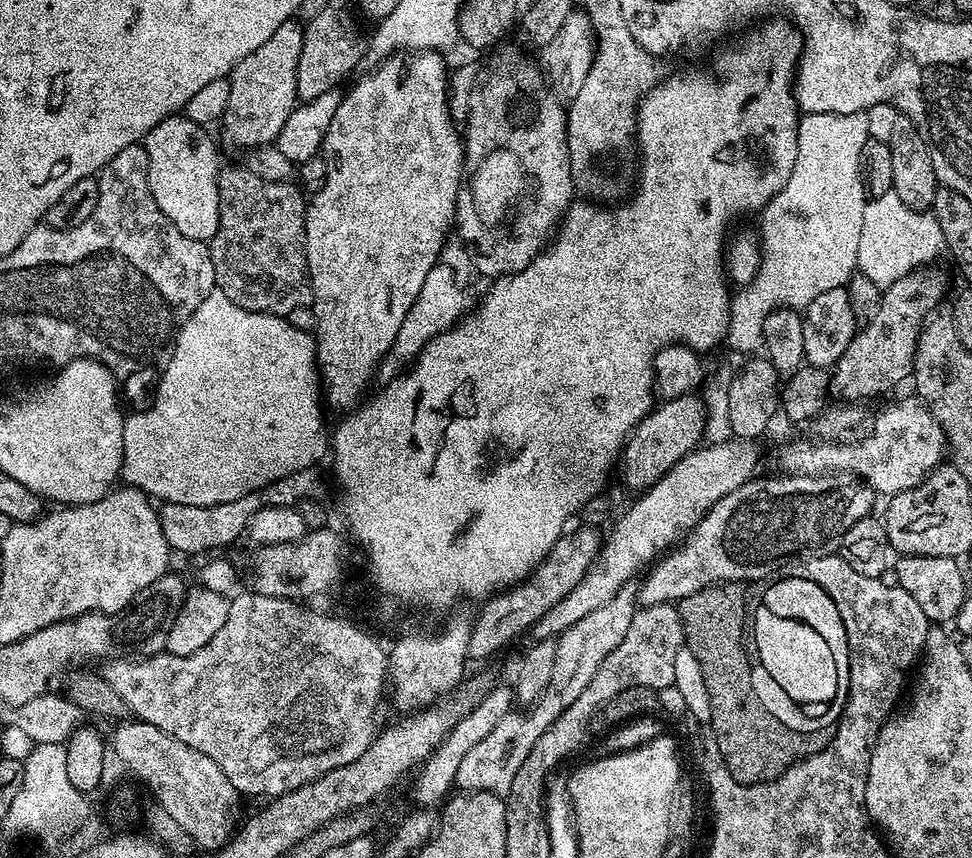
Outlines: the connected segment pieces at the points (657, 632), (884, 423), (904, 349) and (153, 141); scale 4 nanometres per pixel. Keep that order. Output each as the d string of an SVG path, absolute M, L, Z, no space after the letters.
M675 603L641 607L632 615L630 630L626 630L622 642L618 642L618 646L614 646L614 650L606 654L602 666L598 666L598 674L590 678L590 686L586 686L586 690L582 690L582 694L578 694L578 698L574 698L574 702L570 702L570 706L562 710L562 714L548 727L546 734L542 734L542 738L534 742L534 750L530 750L526 762L522 762L518 774L514 774L513 784L524 784L524 780L532 776L532 784L536 784L536 796L532 796L532 800L536 800L536 804L544 804L544 791L550 777L557 771L555 768L571 752L576 752L583 746L584 739L590 736L590 725L602 705L610 702L614 694L630 690L630 686L659 690L675 685L674 664L678 662L678 650L682 647L685 647L684 627L680 621L680 609Z
M910 396L910 398L904 398L898 402L894 402L890 407L884 409L874 420L872 430L865 436L865 438L860 438L858 440L852 440L844 444L836 442L824 442L828 444L808 444L806 442L800 442L798 444L790 445L782 454L784 460L783 468L787 473L795 475L820 475L823 472L846 472L850 471L858 476L863 476L864 480L867 481L871 487L877 492L884 492L886 496L893 496L901 492L904 489L913 488L916 484L920 483L931 471L933 471L943 460L941 460L943 454L945 457L946 449L948 446L947 440L944 436L944 431L938 426L937 420L930 414L926 404L922 403L917 397Z
M915 270L904 276L901 280L883 289L880 304L876 312L871 316L871 320L857 331L855 338L846 346L842 358L831 369L830 392L834 397L845 396L845 401L856 402L859 396L872 396L875 392L880 392L883 388L891 386L895 380L900 380L904 375L909 375L916 358L916 343L920 340L920 330L924 326L924 321L937 311L940 299L944 296L944 284L932 272L928 270Z
M173 114L167 116L165 120L160 120L145 135L142 141L144 147L143 155L148 161L148 185L152 191L154 202L170 218L170 222L186 238L194 238L205 242L211 241L218 230L219 212L219 188L217 169L221 163L220 156L216 153L216 144L208 137L209 129L202 124L195 124L183 114Z

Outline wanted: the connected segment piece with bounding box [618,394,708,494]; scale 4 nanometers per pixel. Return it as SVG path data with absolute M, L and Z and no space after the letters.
M699 395L679 396L663 401L659 406L661 408L656 408L653 412L651 409L632 429L618 461L621 482L626 487L633 488L636 494L650 489L685 455L700 448L705 439L708 412L705 401Z

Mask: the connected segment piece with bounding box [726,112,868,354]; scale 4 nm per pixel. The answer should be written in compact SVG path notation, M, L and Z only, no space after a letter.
M810 112L801 119L800 129L798 130L798 154L794 162L794 170L790 174L790 178L786 182L786 186L782 186L782 190L775 196L768 207L763 209L764 216L764 244L762 240L762 259L760 262L760 270L756 273L755 280L747 285L745 296L735 297L734 303L730 308L730 319L728 322L728 335L726 337L727 347L732 347L736 352L752 352L748 354L756 354L765 347L765 334L763 324L771 312L776 309L795 309L803 310L807 308L810 302L814 302L814 298L818 298L818 294L826 294L826 290L834 290L843 287L851 281L854 273L857 271L859 262L859 238L862 233L863 210L866 203L866 189L864 181L860 178L860 155L862 154L862 146L866 146L868 141L868 131L866 130L866 118L864 113L855 112L854 114L838 114L837 112Z

